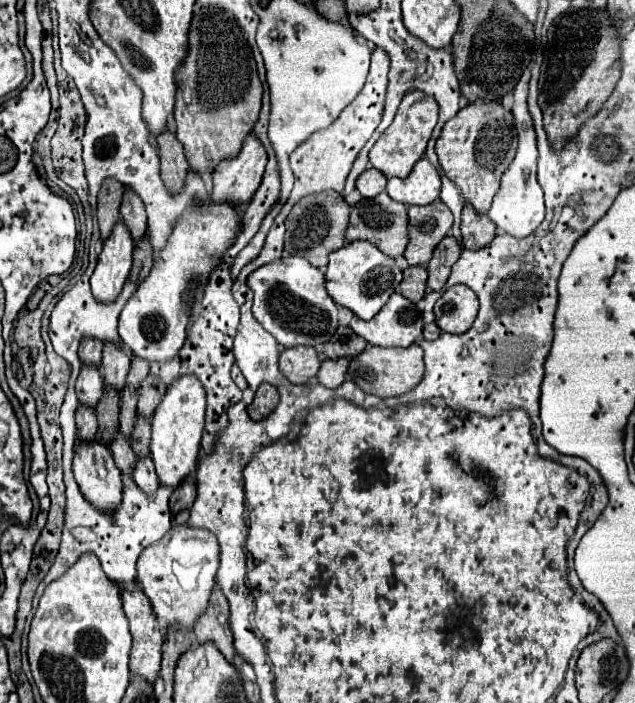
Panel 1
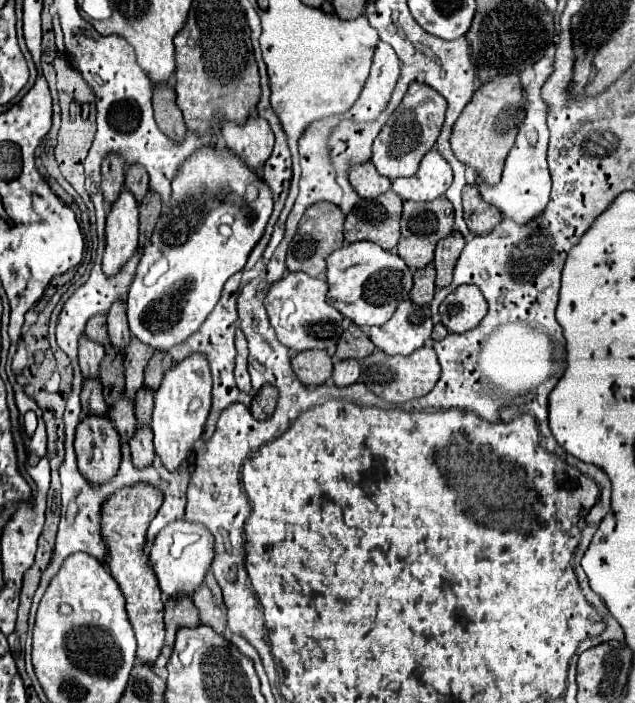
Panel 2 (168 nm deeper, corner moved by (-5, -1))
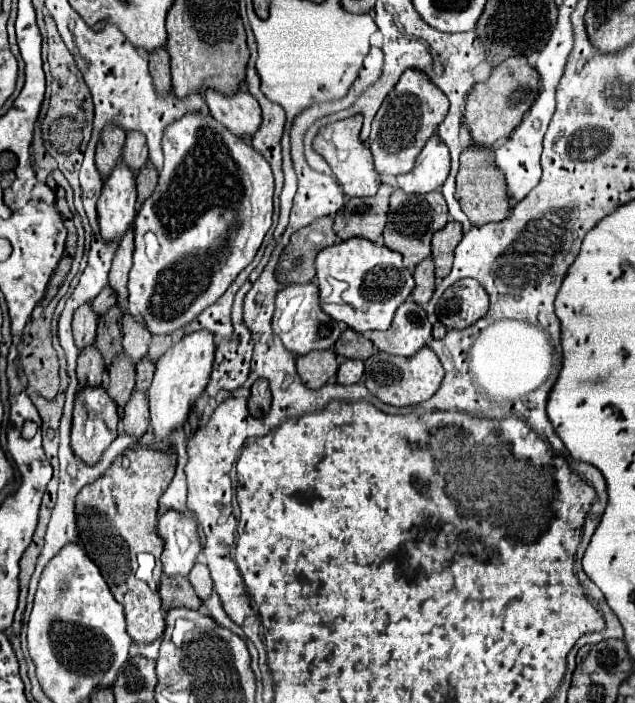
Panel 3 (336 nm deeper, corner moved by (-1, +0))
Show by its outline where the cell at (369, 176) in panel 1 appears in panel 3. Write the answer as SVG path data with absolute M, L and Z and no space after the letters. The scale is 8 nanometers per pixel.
M355 115L343 121L335 121L329 123L325 127L321 127L313 139L313 147L315 151L329 163L331 171L335 173L339 185L343 187L347 197L367 197L367 195L375 195L379 185L381 185L381 177L375 173L373 169L373 157L369 147L359 139L359 131L363 125L363 117Z

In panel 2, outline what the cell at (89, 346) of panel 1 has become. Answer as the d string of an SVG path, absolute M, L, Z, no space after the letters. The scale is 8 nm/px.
M91 318L91 322L87 322L85 326L85 334L89 340L97 342L97 344L105 344L107 342L107 318Z

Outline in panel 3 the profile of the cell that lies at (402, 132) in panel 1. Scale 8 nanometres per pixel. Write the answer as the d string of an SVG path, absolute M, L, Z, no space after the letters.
M407 69L393 91L385 97L377 111L369 135L369 149L375 157L375 171L379 175L409 173L427 139L437 131L439 123L449 111L449 99L433 85L433 81L419 69Z

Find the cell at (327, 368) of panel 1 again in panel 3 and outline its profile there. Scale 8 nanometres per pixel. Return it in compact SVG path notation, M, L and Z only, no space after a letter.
M347 359L339 365L339 371L337 371L337 381L341 385L353 385L353 383L359 383L363 377L363 361L359 359Z

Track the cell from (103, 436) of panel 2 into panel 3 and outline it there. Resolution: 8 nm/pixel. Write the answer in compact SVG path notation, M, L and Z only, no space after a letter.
M103 385L83 387L75 397L75 409L73 409L73 427L71 427L73 453L77 457L81 457L87 465L95 465L95 461L99 461L101 453L117 437L117 425L119 425L117 405L109 397L109 393L103 389Z

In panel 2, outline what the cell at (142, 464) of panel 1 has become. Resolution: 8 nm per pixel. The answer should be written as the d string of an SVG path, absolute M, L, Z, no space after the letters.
M139 426L135 432L135 438L129 442L129 446L131 446L131 456L133 456L135 468L145 468L145 466L153 464L155 452L153 452L153 434L151 434L149 426Z

